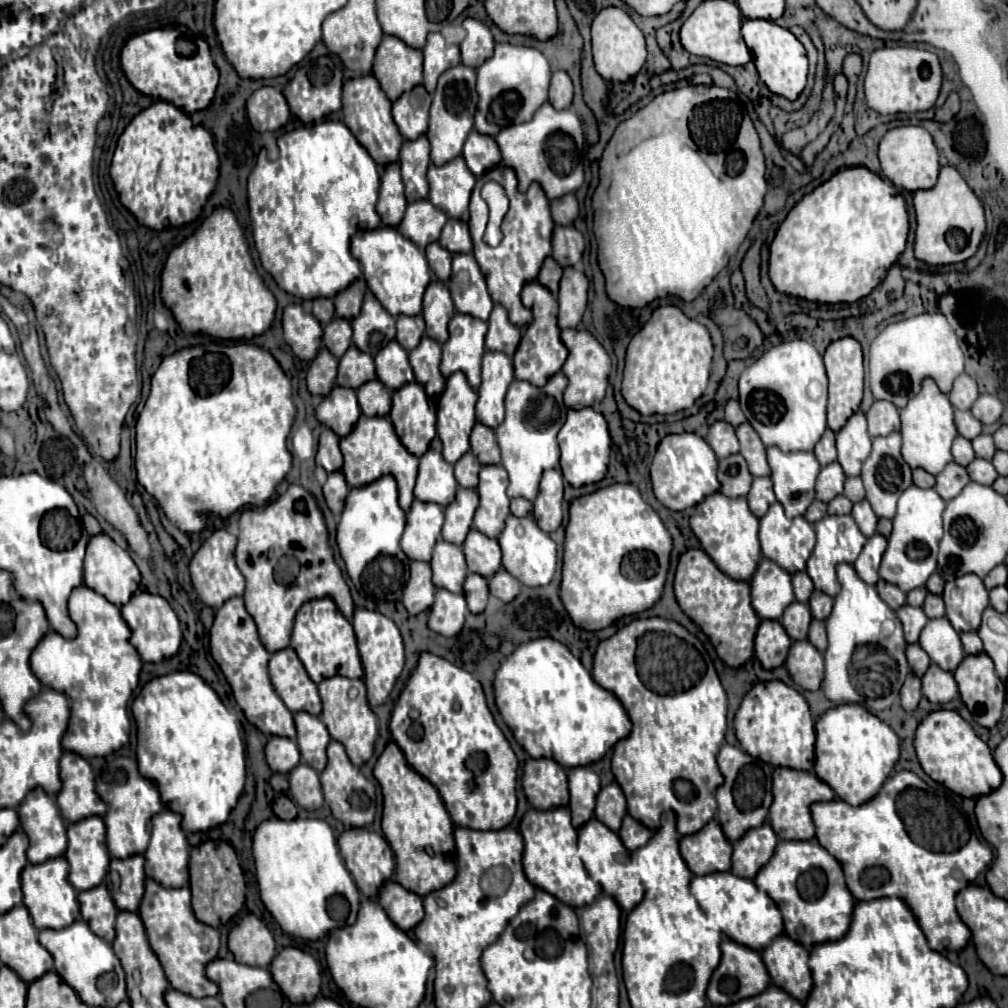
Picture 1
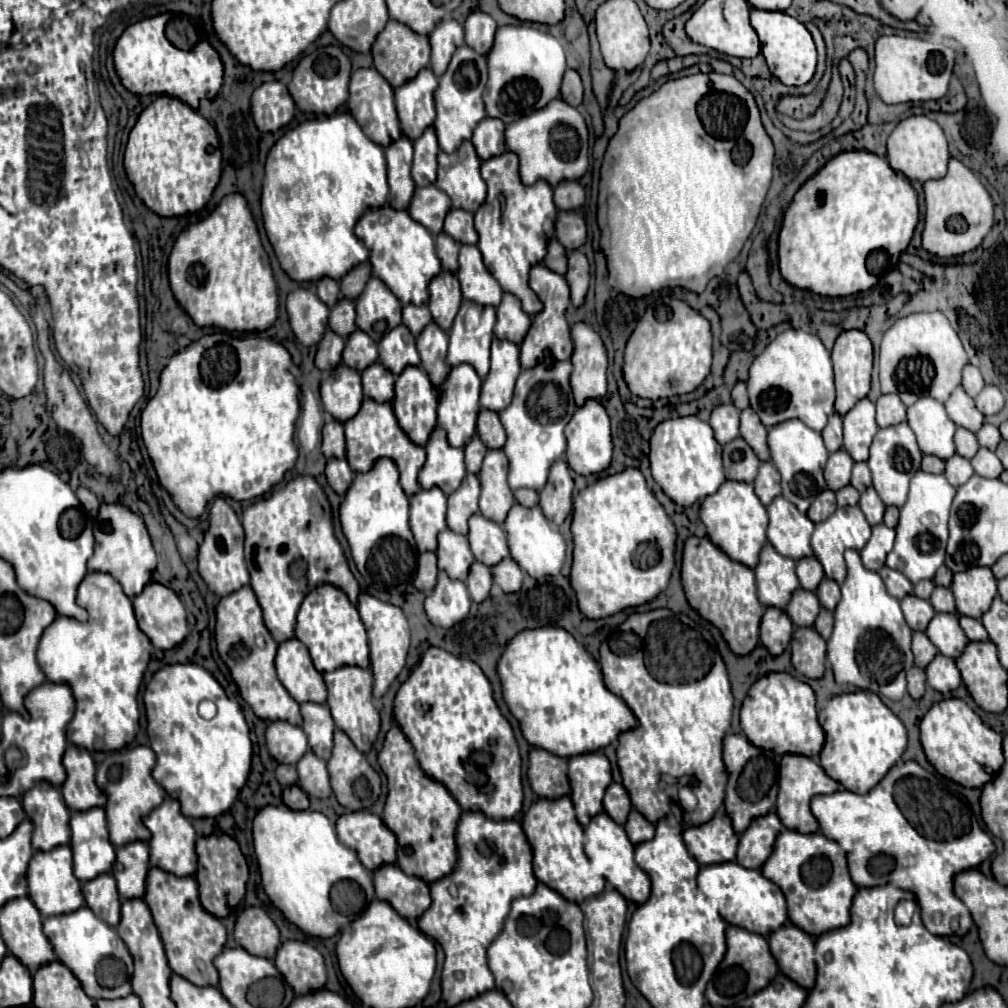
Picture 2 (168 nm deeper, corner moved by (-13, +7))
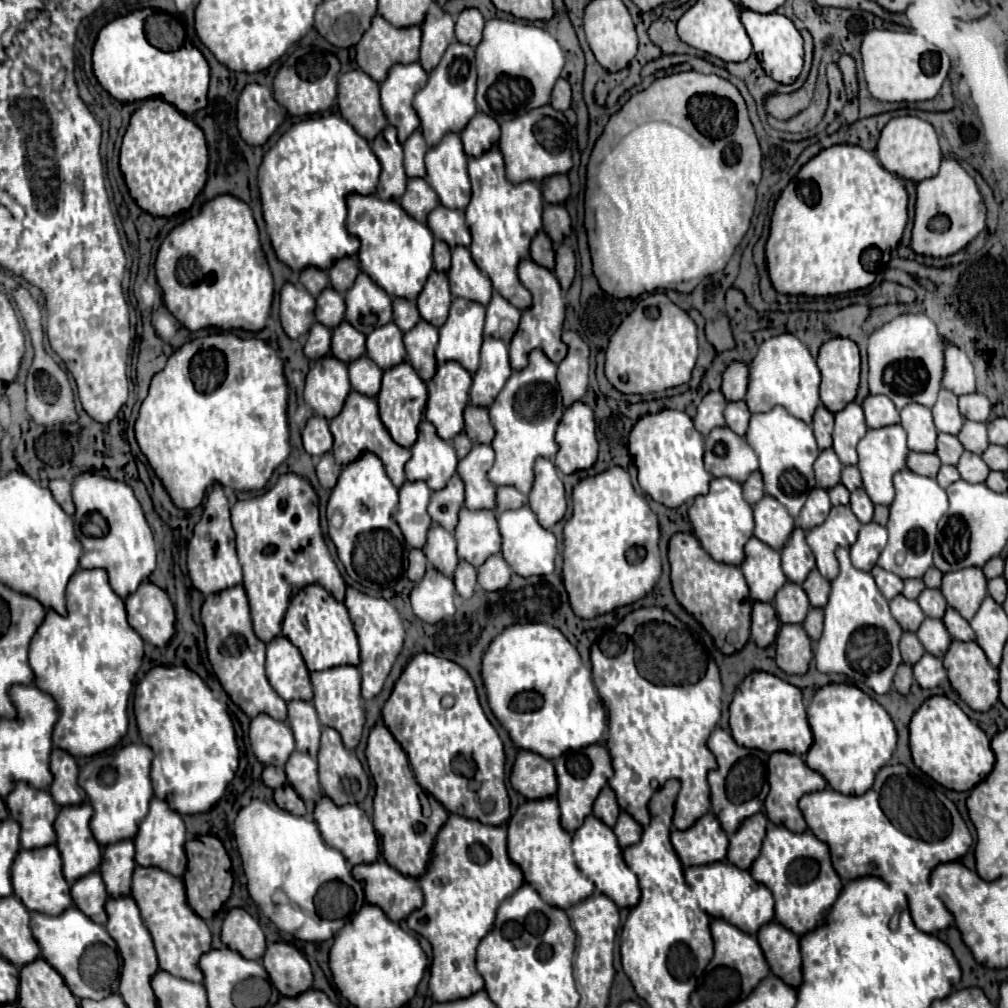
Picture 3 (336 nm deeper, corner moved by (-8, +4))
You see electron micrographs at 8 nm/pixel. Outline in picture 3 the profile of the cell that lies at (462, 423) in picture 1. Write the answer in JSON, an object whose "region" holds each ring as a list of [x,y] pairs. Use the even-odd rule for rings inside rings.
{"region":[[[446,362],[438,366],[436,376],[428,382],[428,404],[426,404],[424,416],[436,426],[438,436],[442,436],[442,440],[446,442],[464,430],[464,408],[468,406],[470,386],[472,386],[472,376],[458,362]]]}

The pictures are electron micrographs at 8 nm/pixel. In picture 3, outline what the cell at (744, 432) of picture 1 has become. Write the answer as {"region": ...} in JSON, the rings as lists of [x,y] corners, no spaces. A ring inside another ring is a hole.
{"region":[[[740,400],[740,402],[728,402],[724,416],[726,416],[726,426],[732,432],[736,432],[738,436],[746,436],[746,430],[748,430],[752,414],[750,414],[750,410],[748,410],[748,406],[746,406],[744,400]]]}

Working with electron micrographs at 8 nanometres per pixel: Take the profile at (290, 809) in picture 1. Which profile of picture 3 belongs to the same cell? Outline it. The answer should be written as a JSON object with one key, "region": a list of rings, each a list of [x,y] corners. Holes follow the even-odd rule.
{"region":[[[284,784],[282,788],[274,790],[274,800],[282,810],[288,810],[296,816],[304,816],[306,814],[306,806],[300,800],[300,796],[294,792],[294,788],[290,784]]]}

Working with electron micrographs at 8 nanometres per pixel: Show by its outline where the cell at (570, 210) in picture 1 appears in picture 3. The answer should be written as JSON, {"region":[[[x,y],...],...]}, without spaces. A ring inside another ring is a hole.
{"region":[[[552,176],[542,182],[542,196],[548,204],[562,204],[570,196],[570,182],[566,176]]]}

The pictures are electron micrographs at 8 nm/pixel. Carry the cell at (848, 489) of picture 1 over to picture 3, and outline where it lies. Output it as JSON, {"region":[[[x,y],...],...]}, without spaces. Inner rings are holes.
{"region":[[[844,466],[844,470],[842,470],[842,484],[844,484],[850,492],[858,490],[858,488],[862,486],[860,470],[858,470],[856,466]]]}

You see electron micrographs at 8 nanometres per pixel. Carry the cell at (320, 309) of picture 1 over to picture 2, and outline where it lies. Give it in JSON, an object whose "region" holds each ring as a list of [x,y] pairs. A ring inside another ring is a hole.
{"region":[[[321,277],[319,283],[317,283],[317,295],[327,307],[335,305],[335,301],[339,301],[339,297],[341,297],[339,281],[335,281],[331,277]]]}

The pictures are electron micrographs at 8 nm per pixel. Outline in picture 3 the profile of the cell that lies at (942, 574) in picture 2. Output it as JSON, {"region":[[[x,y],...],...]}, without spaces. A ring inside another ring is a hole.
{"region":[[[928,568],[928,572],[924,574],[924,584],[928,586],[928,588],[940,588],[940,584],[942,584],[942,572],[938,570],[938,568]]]}

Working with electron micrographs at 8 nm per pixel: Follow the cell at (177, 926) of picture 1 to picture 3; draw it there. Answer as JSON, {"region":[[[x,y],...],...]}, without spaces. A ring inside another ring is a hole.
{"region":[[[136,866],[134,878],[132,878],[132,898],[136,900],[136,904],[140,908],[140,914],[142,914],[142,920],[152,934],[160,970],[166,970],[176,978],[184,978],[184,980],[190,980],[190,982],[202,982],[204,974],[198,968],[198,960],[200,960],[202,954],[206,954],[212,948],[212,932],[206,926],[206,922],[186,904],[186,888],[184,888],[182,880],[176,878],[176,876],[170,876],[168,872],[162,872],[160,868]]]}

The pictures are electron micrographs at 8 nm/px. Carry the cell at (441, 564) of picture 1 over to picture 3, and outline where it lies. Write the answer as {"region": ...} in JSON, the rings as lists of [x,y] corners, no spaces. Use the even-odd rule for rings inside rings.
{"region":[[[434,524],[428,532],[426,542],[426,558],[428,562],[438,568],[438,572],[452,576],[458,566],[458,554],[456,554],[456,540],[450,532],[446,532],[442,526]]]}

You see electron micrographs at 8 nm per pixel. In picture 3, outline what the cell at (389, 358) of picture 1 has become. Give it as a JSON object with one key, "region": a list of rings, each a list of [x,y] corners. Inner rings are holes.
{"region":[[[390,322],[376,328],[366,340],[366,356],[378,364],[378,368],[388,370],[406,360],[406,350],[402,344],[402,330]]]}

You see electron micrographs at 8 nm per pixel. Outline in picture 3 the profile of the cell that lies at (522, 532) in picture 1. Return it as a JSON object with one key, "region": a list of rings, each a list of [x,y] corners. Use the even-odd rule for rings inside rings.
{"region":[[[522,506],[518,510],[498,512],[498,526],[502,536],[502,556],[510,564],[510,568],[528,578],[528,576],[548,576],[554,572],[554,558],[556,558],[556,536],[538,524],[530,506]]]}

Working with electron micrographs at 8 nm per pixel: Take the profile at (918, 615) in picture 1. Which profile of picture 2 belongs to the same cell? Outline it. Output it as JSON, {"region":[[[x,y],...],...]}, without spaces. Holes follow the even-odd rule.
{"region":[[[915,595],[903,597],[901,609],[903,609],[903,615],[905,615],[905,619],[913,631],[925,631],[931,617],[935,615],[935,609],[931,607],[931,603],[925,599],[919,599]]]}

